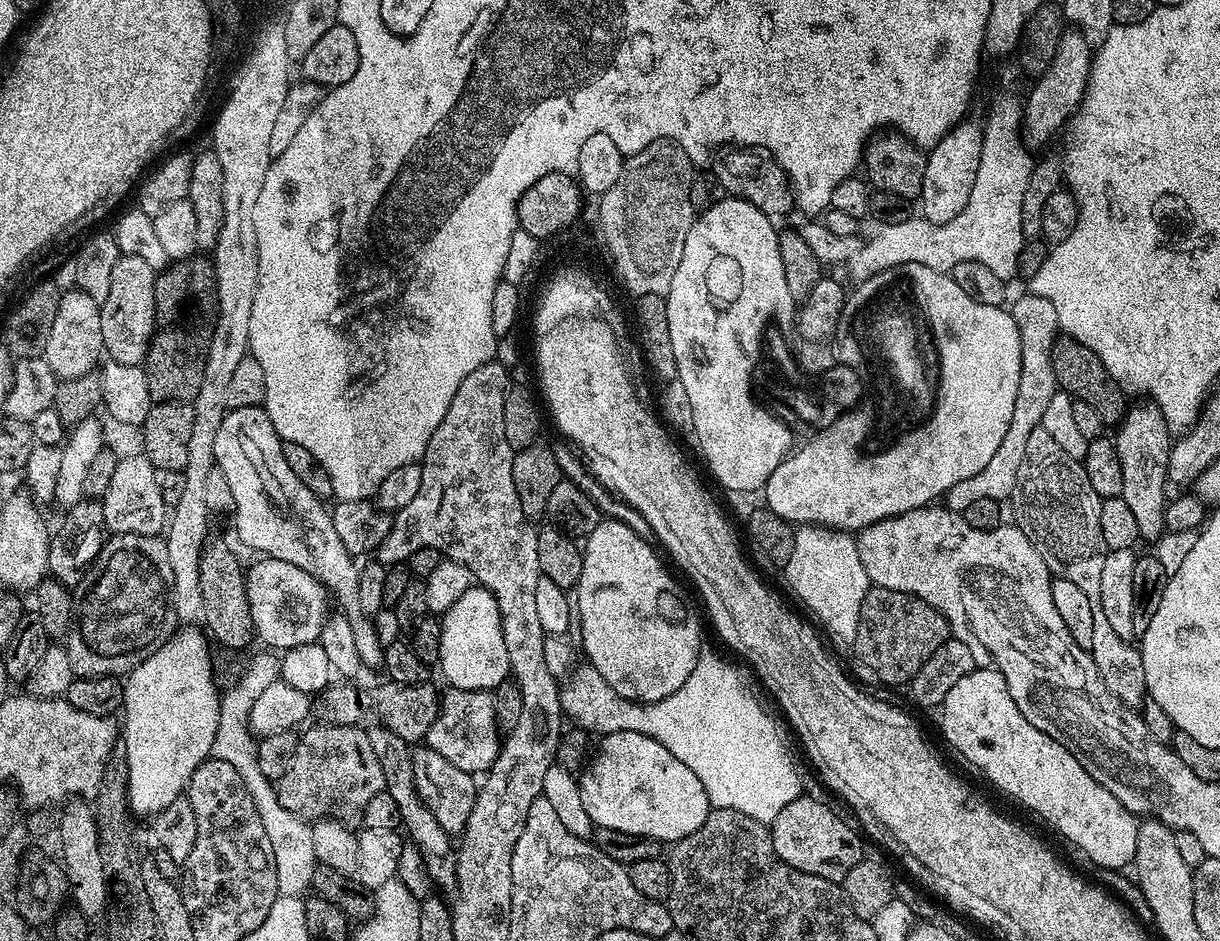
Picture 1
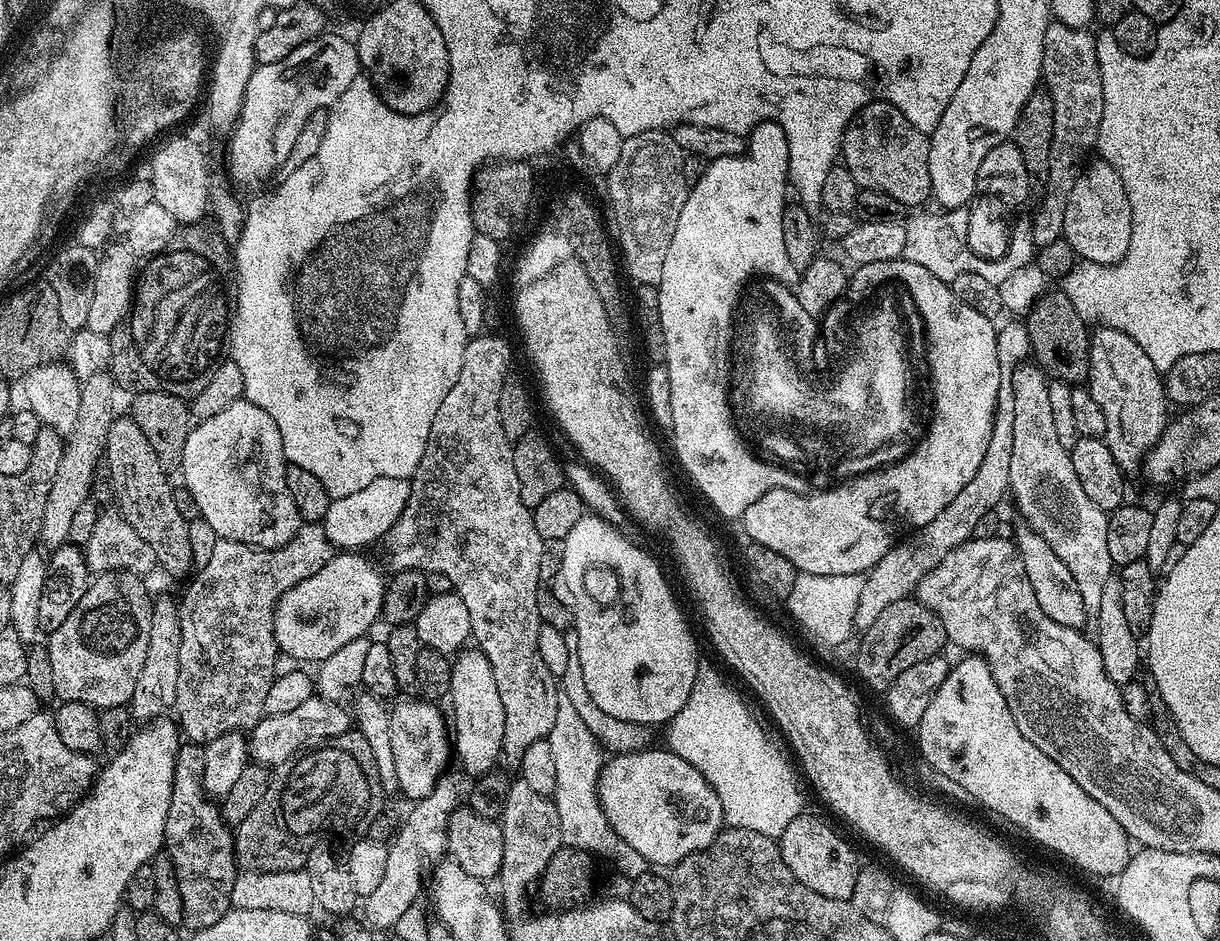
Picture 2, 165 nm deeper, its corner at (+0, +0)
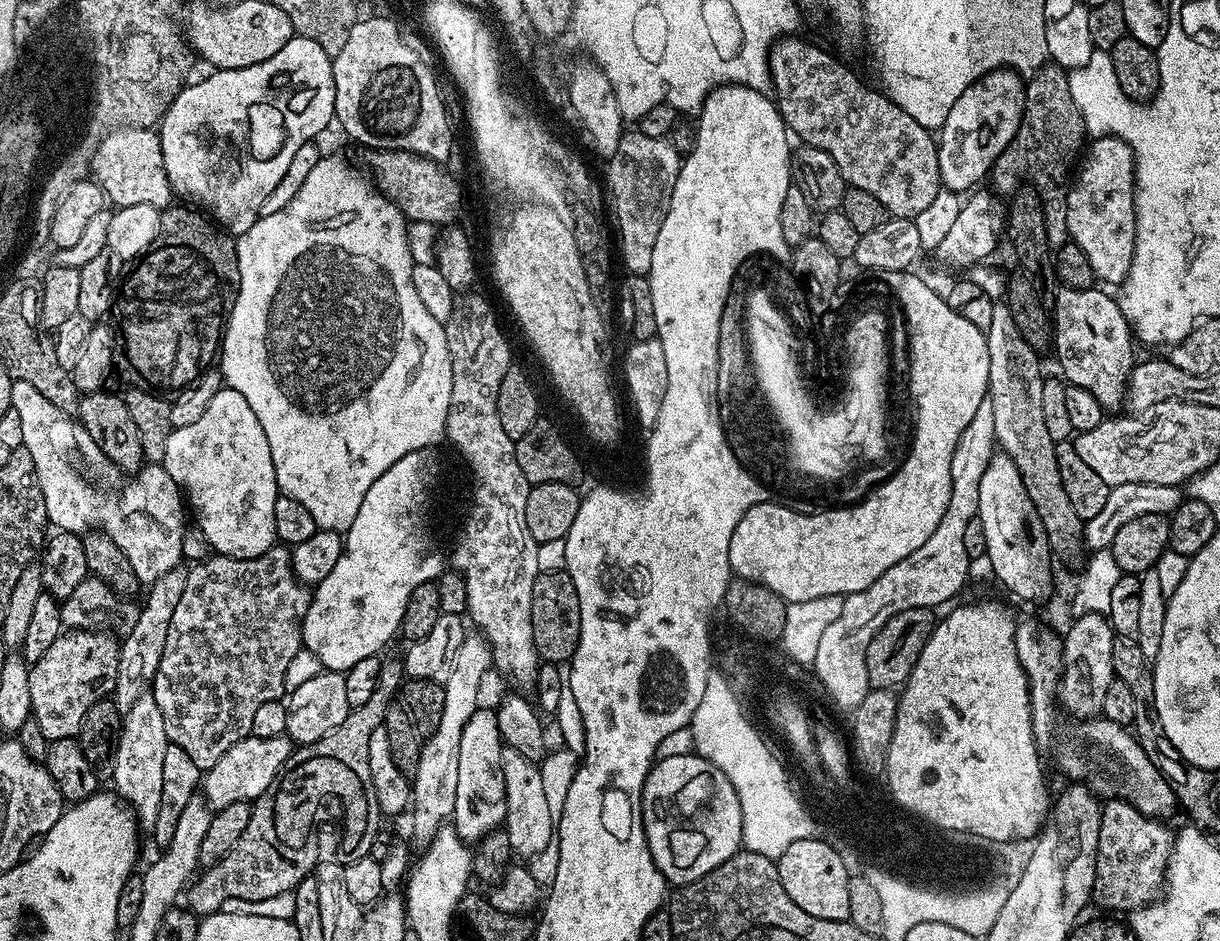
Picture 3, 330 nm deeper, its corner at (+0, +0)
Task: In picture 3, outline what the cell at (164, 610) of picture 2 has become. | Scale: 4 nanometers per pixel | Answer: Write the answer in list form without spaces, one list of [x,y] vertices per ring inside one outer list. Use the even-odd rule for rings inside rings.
[[[145,694],[123,713],[120,740],[116,743],[116,754],[110,765],[111,787],[136,817],[141,829],[155,829],[158,822],[158,805],[162,802],[162,765],[168,745],[162,710],[158,710],[152,695]]]

